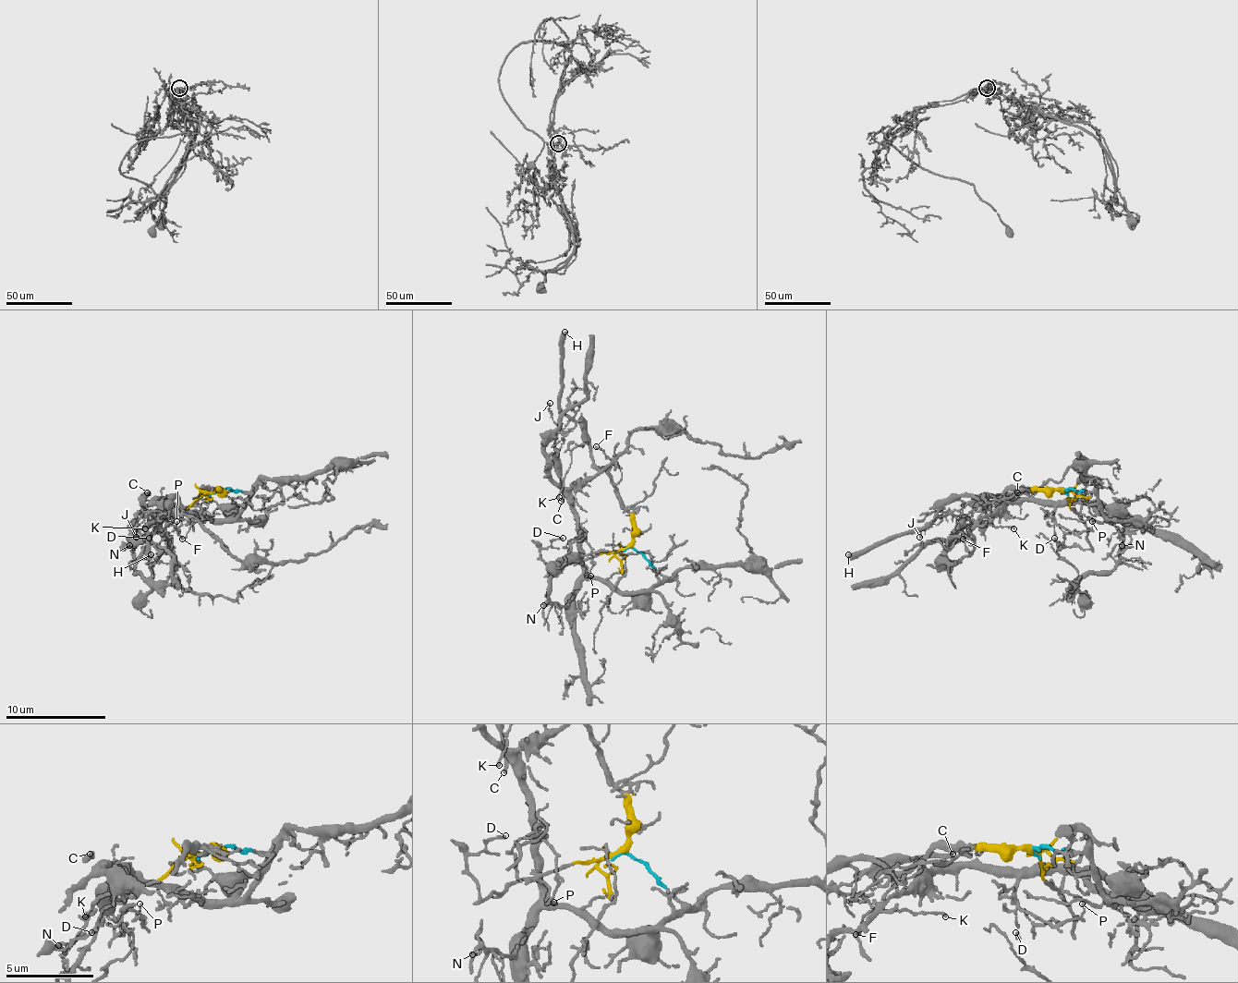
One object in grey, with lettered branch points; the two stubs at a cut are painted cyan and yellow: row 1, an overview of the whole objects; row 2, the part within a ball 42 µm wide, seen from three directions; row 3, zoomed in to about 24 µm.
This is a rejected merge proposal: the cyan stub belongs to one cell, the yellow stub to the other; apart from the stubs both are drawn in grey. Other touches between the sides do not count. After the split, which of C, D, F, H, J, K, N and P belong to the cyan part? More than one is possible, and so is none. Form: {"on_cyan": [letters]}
{"on_cyan": ["F", "N", "P"]}

